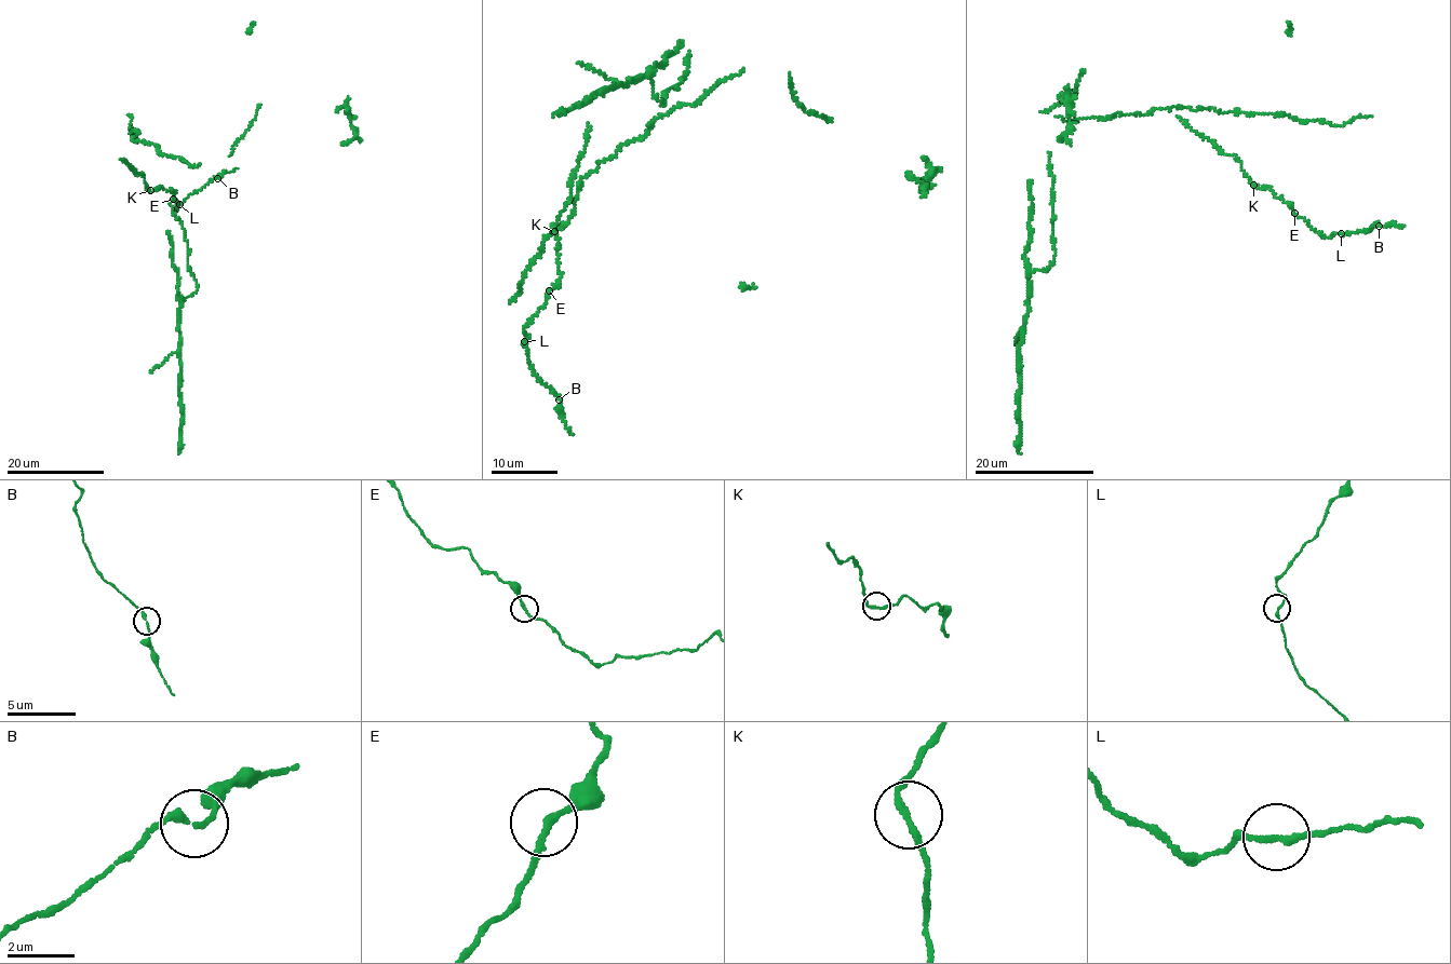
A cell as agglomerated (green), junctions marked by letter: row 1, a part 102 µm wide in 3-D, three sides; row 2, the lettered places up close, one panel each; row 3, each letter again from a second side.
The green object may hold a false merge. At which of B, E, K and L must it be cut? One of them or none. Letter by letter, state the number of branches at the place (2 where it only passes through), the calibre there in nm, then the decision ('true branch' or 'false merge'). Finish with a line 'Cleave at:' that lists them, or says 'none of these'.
B: 2 | 190 nm | true branch
E: 2 | 180 nm | true branch
K: 2 | 180 nm | true branch
L: 2 | 180 nm | true branch
Cleave at: none of these

